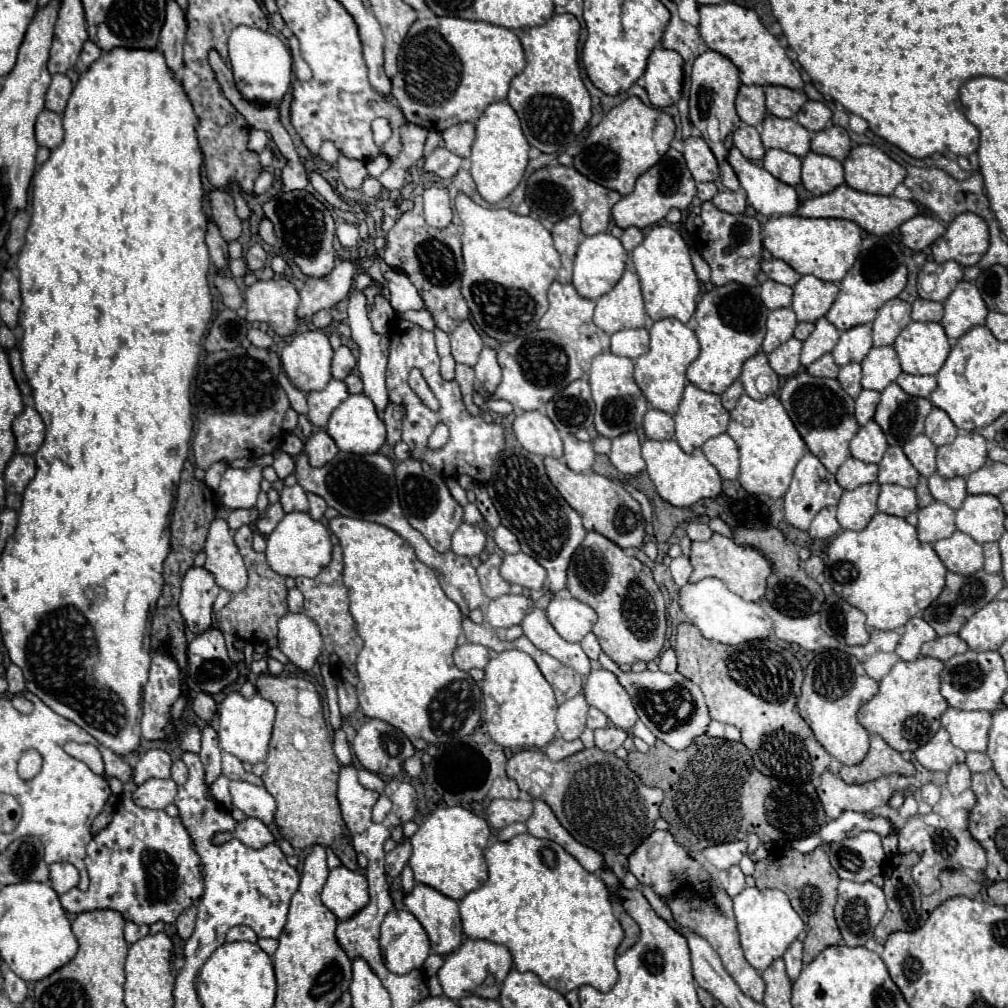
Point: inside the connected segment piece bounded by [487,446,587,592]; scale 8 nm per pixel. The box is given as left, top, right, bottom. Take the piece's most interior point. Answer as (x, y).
(548, 528)

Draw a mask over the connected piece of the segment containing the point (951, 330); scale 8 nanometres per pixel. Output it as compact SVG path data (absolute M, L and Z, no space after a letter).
M961 280L951 296L945 300L943 328L951 340L961 338L967 330L985 324L985 316L989 314L985 302L981 300L981 292L973 282Z

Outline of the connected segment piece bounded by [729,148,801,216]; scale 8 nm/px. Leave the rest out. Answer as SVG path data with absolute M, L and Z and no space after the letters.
M731 148L729 164L737 172L739 182L749 196L749 204L759 214L793 214L801 206L793 186L777 180L765 168L749 162L737 148Z

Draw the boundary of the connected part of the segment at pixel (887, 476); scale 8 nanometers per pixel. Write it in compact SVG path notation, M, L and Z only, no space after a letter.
M889 446L883 460L879 462L879 484L899 484L905 488L915 488L919 474L909 464L901 446Z

